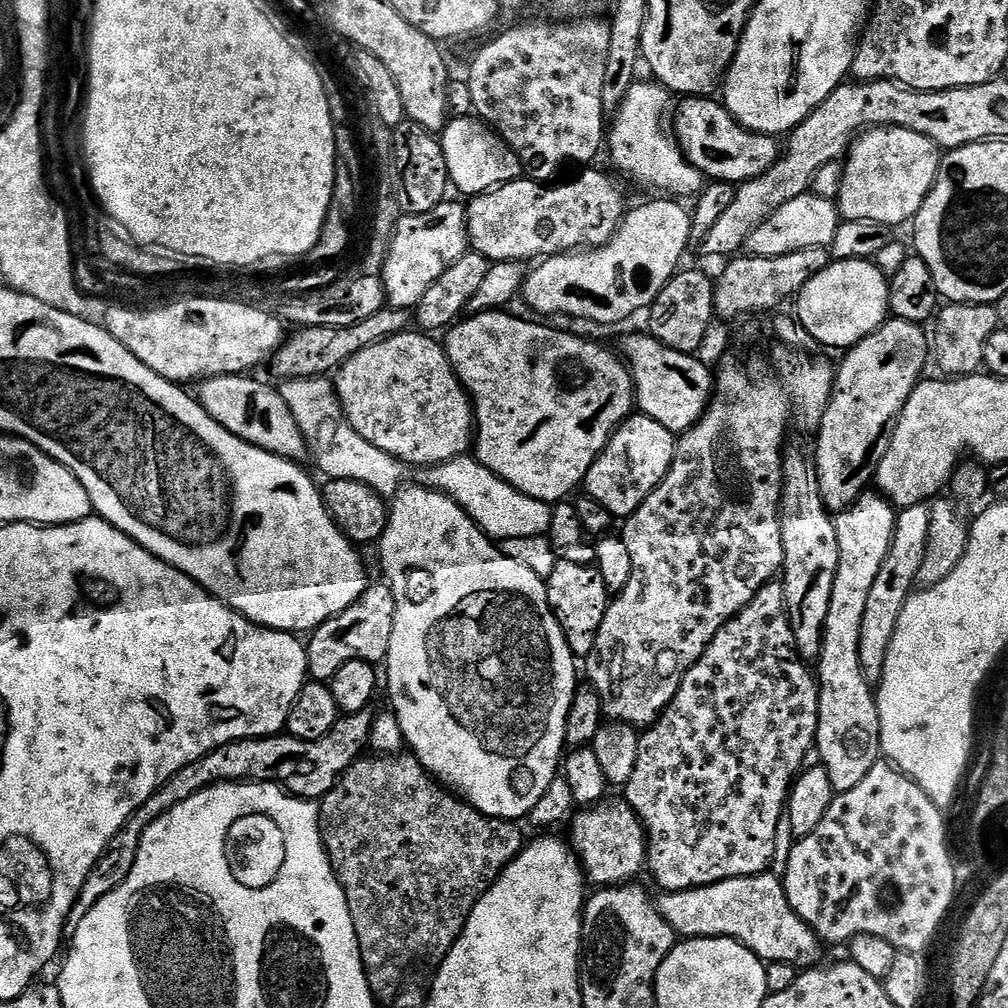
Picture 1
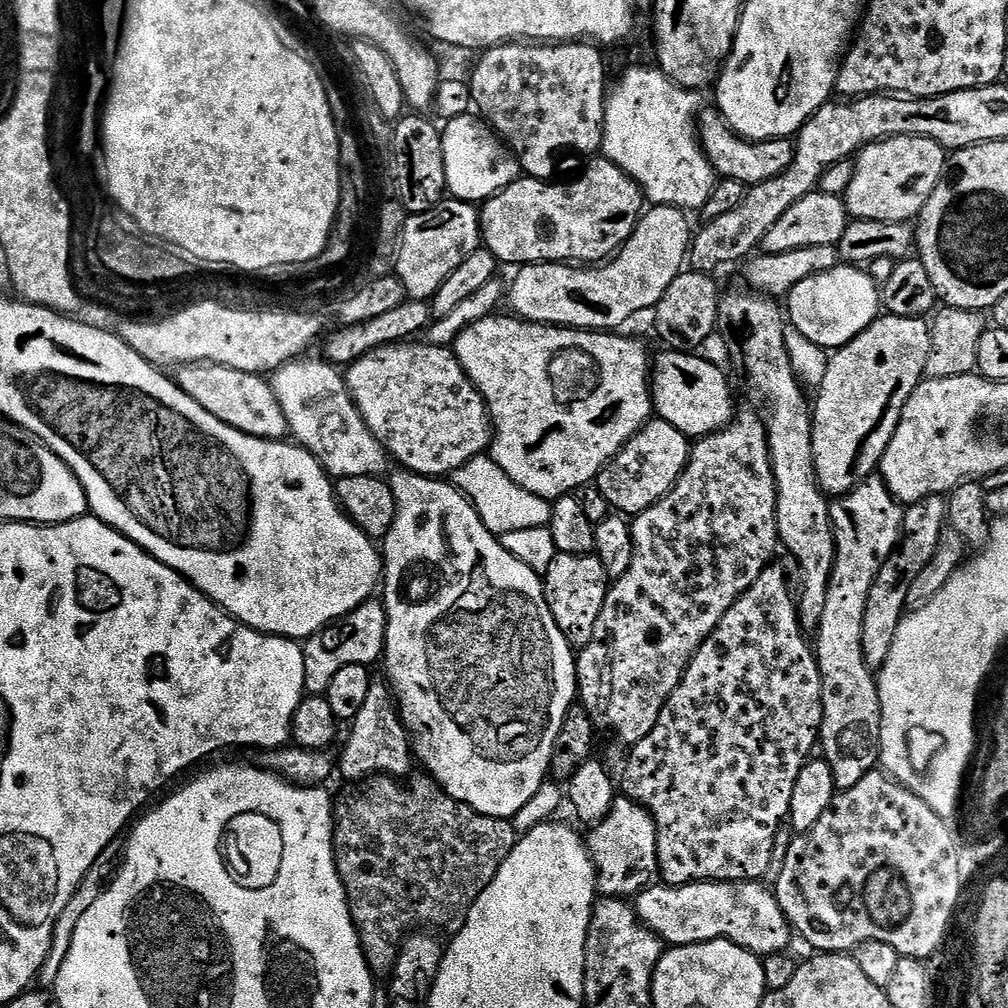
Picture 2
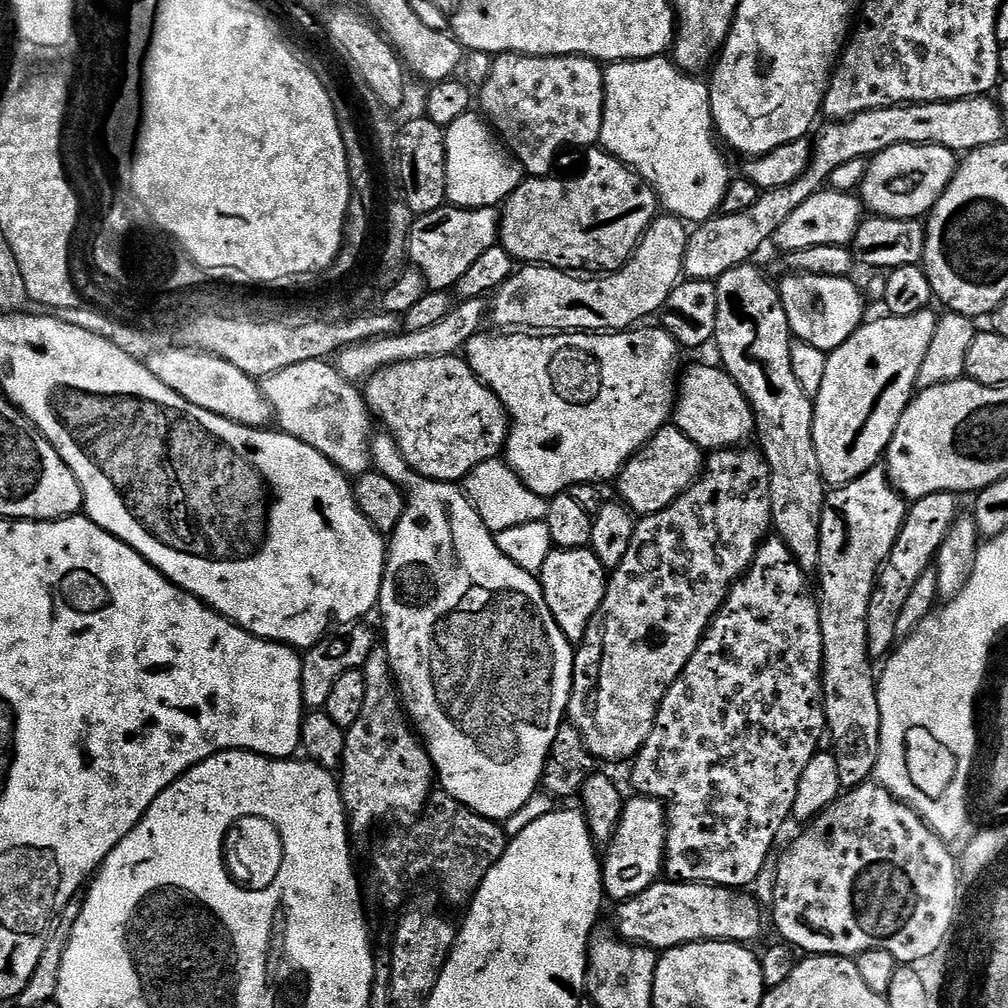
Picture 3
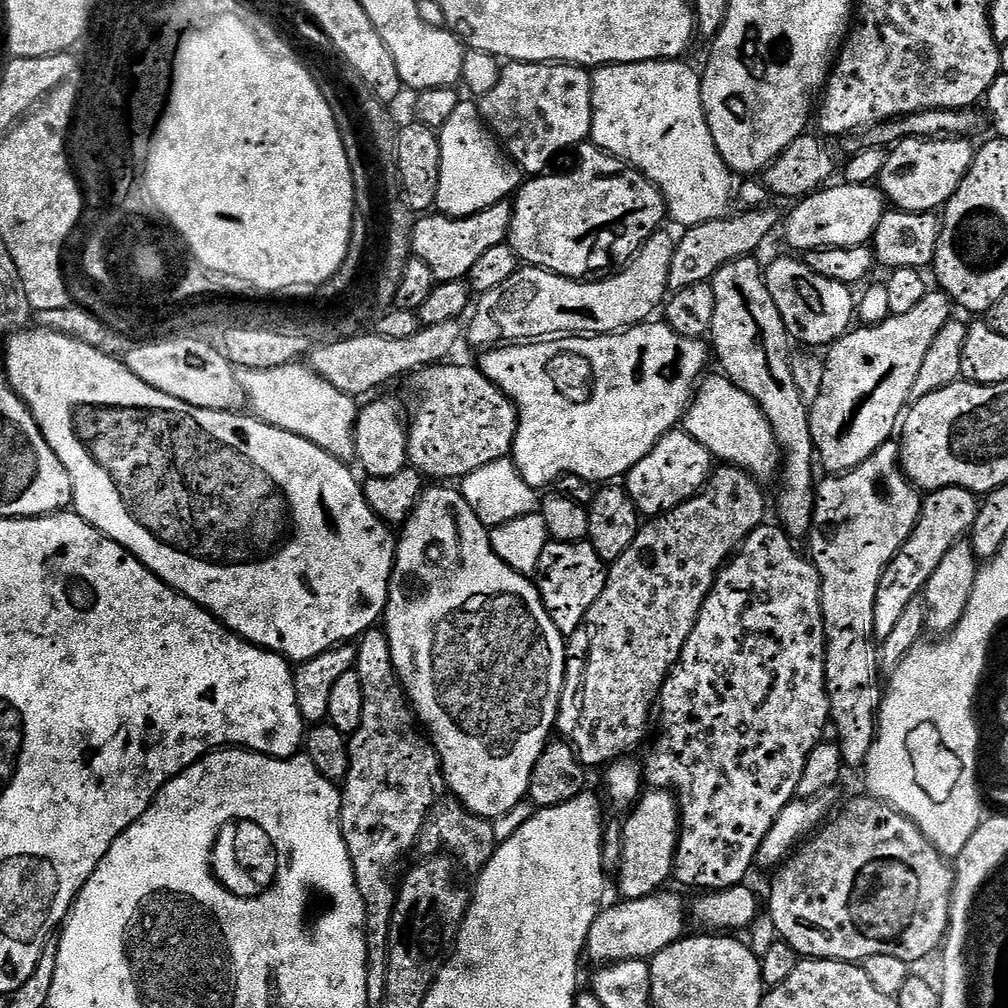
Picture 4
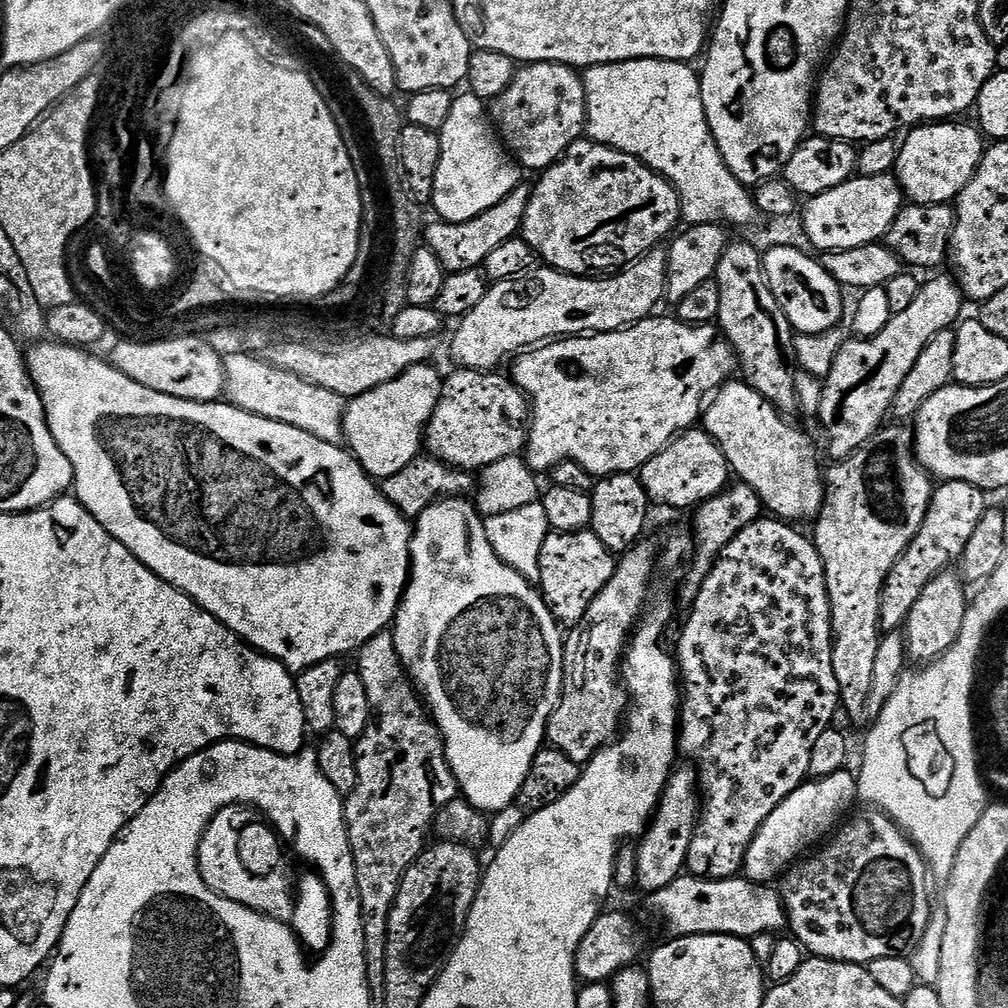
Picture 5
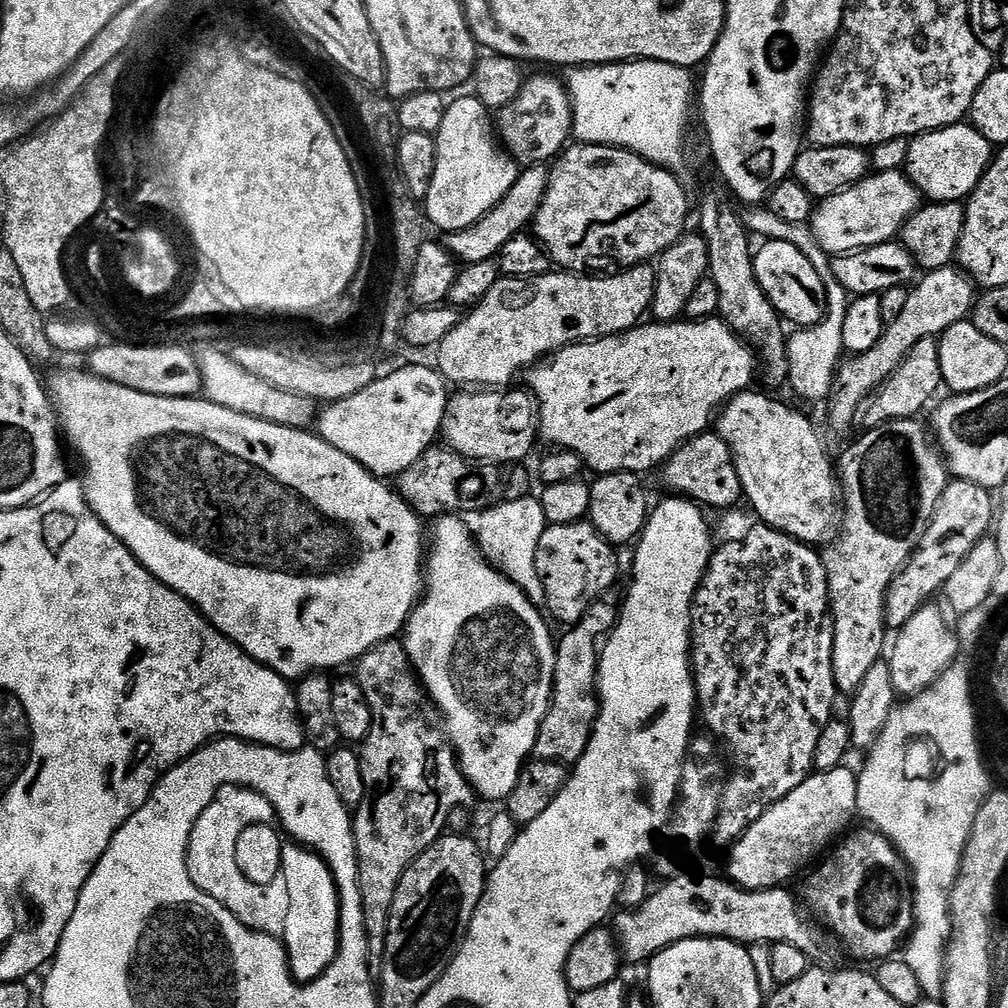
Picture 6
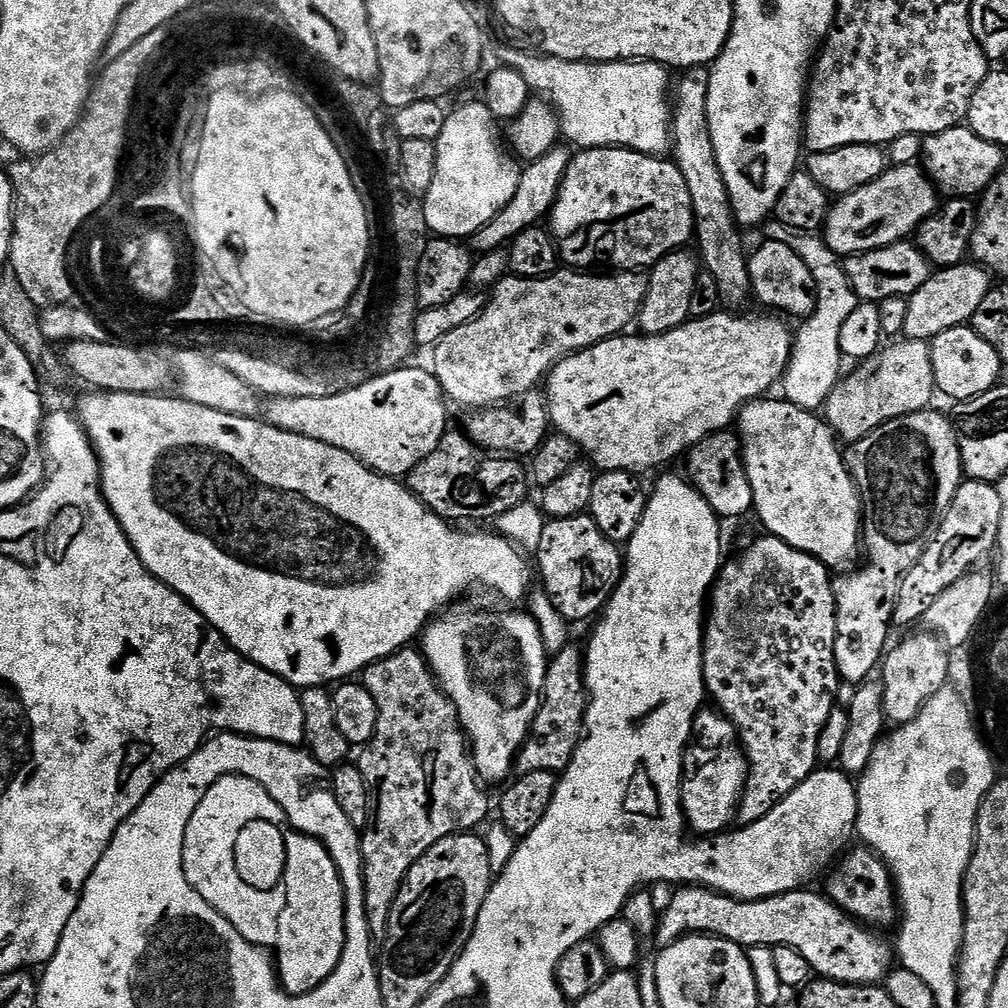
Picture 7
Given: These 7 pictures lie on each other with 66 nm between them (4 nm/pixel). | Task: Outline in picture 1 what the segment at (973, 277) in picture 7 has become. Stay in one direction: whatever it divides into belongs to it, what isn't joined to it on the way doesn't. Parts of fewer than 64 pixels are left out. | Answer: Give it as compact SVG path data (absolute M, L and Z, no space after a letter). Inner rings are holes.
M895 318L885 319L880 327L873 330L869 336L862 338L851 348L843 353L844 361L838 364L834 372L834 379L832 381L832 398L828 401L828 405L824 410L824 416L820 420L820 427L815 433L816 436L816 460L814 456L814 467L816 469L816 481L820 487L821 498L824 500L825 507L828 508L829 513L835 514L838 512L845 512L854 501L864 495L866 489L873 483L876 475L876 467L882 462L882 458L886 454L886 450L890 446L890 438L892 437L892 430L896 427L896 420L902 414L902 410L906 406L906 402L910 398L910 394L916 389L917 384L920 383L922 377L925 375L924 363L929 363L930 360L930 340L924 337L925 329L919 324L910 322L909 320L898 320Z

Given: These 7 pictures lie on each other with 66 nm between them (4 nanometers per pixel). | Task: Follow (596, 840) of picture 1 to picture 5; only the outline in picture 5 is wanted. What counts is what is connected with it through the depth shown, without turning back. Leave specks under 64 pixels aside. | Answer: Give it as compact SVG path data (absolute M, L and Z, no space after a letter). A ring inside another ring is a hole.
M691 767L673 771L668 778L668 785L660 797L660 807L639 841L640 848L635 849L638 858L638 878L636 883L639 891L651 894L670 886L685 871L688 862L690 842L694 838L696 822L700 819L702 796L698 791L698 776Z

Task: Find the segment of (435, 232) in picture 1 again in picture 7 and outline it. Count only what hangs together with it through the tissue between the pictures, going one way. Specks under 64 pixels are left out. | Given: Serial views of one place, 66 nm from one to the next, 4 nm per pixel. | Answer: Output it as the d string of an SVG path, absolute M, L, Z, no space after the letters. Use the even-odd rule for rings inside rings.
M557 146L550 149L542 158L531 161L521 171L518 190L514 198L510 198L508 205L497 214L486 226L482 226L470 237L470 244L477 253L483 254L490 250L498 250L511 245L522 230L539 225L540 220L551 213L558 190L562 186L562 178L566 174L568 164L572 160L573 153L567 147ZM565 148L565 149L564 149Z

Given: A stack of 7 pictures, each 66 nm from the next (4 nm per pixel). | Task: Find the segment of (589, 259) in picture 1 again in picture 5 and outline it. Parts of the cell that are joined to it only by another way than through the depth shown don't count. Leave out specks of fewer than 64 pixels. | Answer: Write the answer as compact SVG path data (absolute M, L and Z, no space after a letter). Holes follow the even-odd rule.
M657 246L633 264L609 275L612 276L609 280L568 276L547 266L537 267L516 280L497 280L489 287L486 298L455 325L452 356L461 368L496 370L507 356L515 357L521 350L557 338L618 332L648 319L659 309L656 307L660 300L662 304L665 299L667 273L668 253Z

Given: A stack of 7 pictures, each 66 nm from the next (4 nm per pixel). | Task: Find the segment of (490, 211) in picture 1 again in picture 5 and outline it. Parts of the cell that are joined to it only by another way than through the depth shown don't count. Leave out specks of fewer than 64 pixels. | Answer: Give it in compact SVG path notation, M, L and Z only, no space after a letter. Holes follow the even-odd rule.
M575 140L566 155L543 169L539 176L540 181L531 185L532 197L519 235L539 259L540 256L544 259L541 261L547 267L568 276L587 277L591 268L623 269L663 245L677 231L676 223L679 225L682 220L680 199L667 178L647 168L638 158L599 144L597 140Z

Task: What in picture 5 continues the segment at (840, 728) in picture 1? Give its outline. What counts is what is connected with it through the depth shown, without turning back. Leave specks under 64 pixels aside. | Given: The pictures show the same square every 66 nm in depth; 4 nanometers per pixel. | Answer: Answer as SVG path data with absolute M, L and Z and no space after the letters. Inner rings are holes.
M896 422L880 427L857 452L850 454L844 460L835 461L831 466L833 468L829 472L827 469L822 476L824 481L824 504L820 508L819 516L814 521L814 527L816 527L814 543L824 563L826 586L828 587L828 597L830 598L830 610L832 611L832 661L834 662L834 678L838 678L838 686L840 687L840 702L851 716L860 718L865 715L864 707L866 706L867 694L870 693L873 679L874 660L877 657L878 646L882 637L880 630L880 595L882 594L884 579L890 574L894 562L898 562L898 558L904 553L906 546L910 546L914 534L918 534L918 530L926 518L926 510L932 501L934 480L933 477L929 476L928 471L914 458L913 429L908 426L901 426Z

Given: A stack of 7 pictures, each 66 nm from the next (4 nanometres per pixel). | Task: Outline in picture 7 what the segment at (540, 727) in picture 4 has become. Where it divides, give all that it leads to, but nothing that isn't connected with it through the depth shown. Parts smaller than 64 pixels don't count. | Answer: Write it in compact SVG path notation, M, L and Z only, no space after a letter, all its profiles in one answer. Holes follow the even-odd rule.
M456 607L441 611L424 629L424 659L439 680L441 690L456 705L460 727L464 729L472 761L476 763L477 777L484 782L507 781L513 775L516 756L532 730L536 711L540 708L550 657L542 646L542 634L538 634L536 619L527 611L484 613L476 608Z

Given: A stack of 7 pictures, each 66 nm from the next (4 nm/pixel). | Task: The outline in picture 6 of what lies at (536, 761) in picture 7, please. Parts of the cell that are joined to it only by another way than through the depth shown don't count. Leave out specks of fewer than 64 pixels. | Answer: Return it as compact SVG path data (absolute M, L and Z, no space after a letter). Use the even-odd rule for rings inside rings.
M597 602L588 607L588 612L571 625L564 637L559 637L556 645L556 669L552 682L552 701L546 718L540 727L534 753L537 760L556 760L565 766L575 765L588 748L592 738L592 728L600 712L600 701L596 690L596 665L598 645L607 637L616 623L617 605Z

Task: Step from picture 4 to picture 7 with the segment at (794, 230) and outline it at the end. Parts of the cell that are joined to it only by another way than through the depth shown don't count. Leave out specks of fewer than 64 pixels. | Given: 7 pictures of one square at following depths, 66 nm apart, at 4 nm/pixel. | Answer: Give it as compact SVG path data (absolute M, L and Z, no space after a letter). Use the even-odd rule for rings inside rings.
M919 163L889 167L874 182L846 193L829 207L828 220L822 229L823 239L828 241L830 250L841 258L850 256L854 252L869 252L870 250L878 250L882 246L907 241L920 227L920 223L936 213L938 207L936 196L938 197L936 185L932 183L927 172Z

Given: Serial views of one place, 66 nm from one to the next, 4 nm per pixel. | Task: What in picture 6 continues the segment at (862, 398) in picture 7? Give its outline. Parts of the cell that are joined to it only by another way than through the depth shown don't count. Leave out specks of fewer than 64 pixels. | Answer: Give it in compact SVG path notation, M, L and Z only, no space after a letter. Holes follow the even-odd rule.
M934 336L922 338L916 343L914 350L910 350L908 357L897 366L895 372L884 381L879 391L867 401L862 412L863 427L877 428L888 420L911 420L919 417L920 411L937 399L936 391L941 391L943 383L939 339Z

